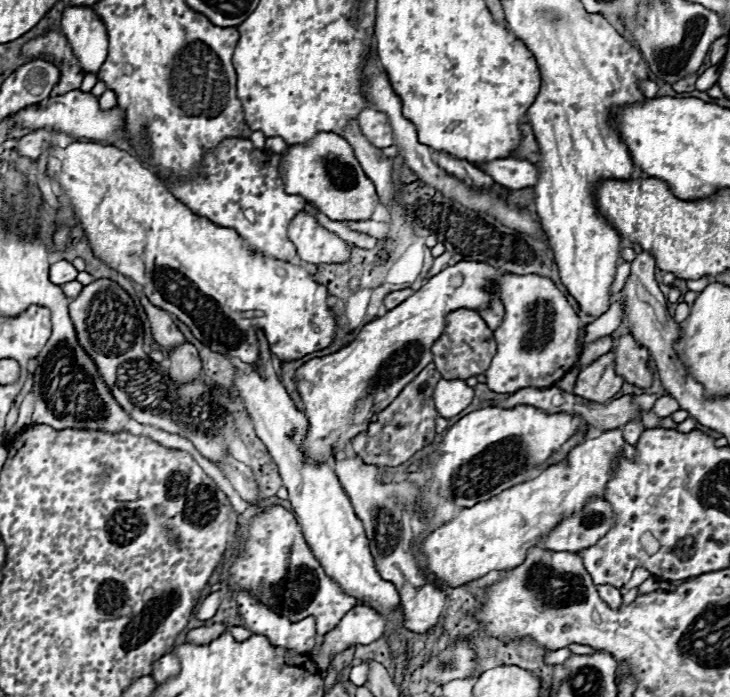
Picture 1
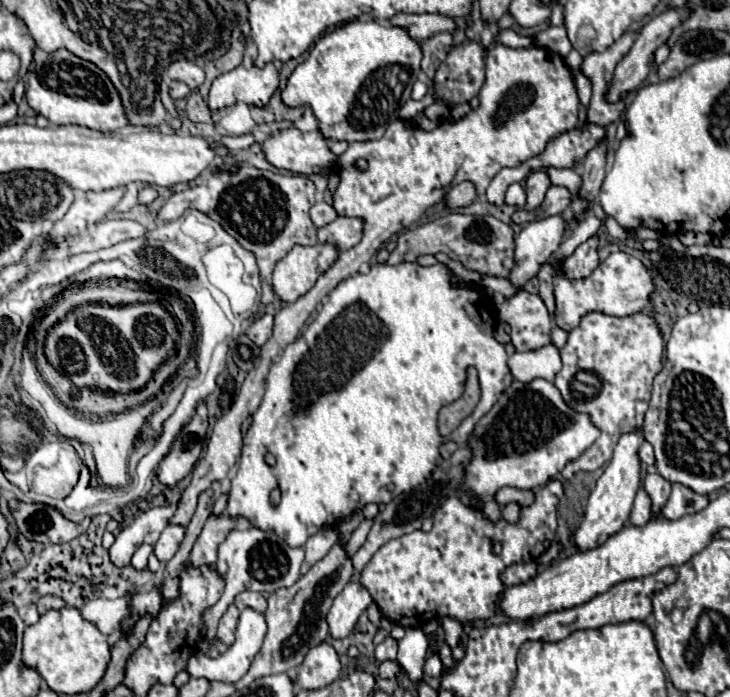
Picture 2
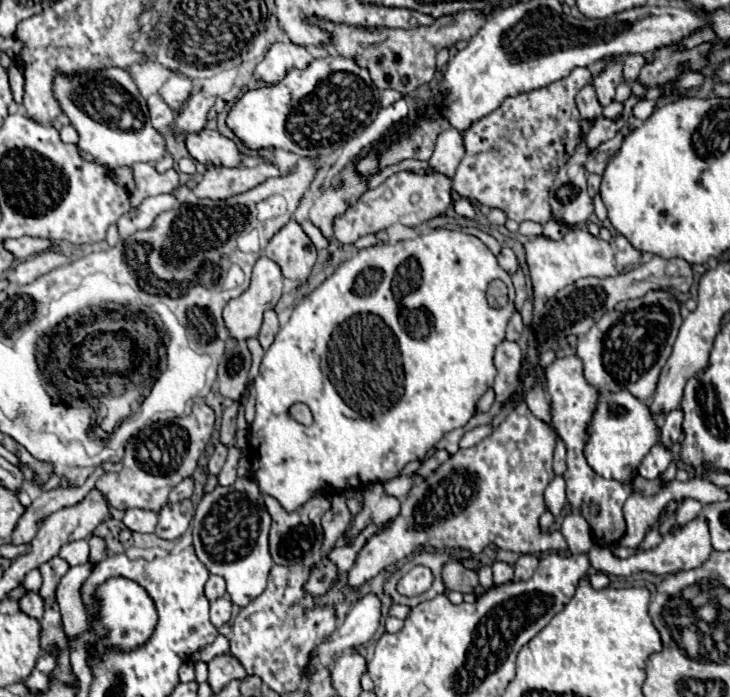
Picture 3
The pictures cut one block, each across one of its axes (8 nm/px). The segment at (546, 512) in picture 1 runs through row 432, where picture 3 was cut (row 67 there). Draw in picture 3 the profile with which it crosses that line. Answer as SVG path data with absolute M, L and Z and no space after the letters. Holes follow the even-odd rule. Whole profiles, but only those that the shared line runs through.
M618 58L606 60L602 70L592 78L592 86L602 106L608 106L614 98L616 86L622 82L622 62Z

